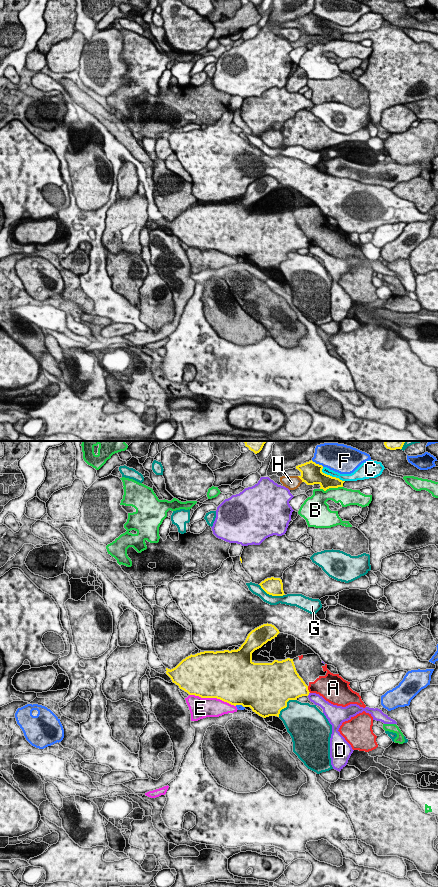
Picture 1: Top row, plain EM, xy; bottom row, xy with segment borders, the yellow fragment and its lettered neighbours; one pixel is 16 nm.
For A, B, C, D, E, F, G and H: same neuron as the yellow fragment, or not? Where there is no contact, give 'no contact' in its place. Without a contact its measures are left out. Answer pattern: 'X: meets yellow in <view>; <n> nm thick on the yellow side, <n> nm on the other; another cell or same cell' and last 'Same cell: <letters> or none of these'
A: meets yellow in xy; 400 nm thick on the yellow side, 280 nm on the other; another cell
B: meets yellow in xy; 220 nm thick on the yellow side, 260 nm on the other; another cell
C: meets yellow in xy; 240 nm thick on the yellow side, 130 nm on the other; another cell
D: meets yellow in xy; 340 nm thick on the yellow side, 160 nm on the other; another cell
E: meets yellow in xy; 500 nm thick on the yellow side, 320 nm on the other; another cell
F: meets yellow in xy; 360 nm thick on the yellow side, 320 nm on the other; another cell
G: meets yellow in xy; 280 nm thick on the yellow side, 160 nm on the other; another cell
H: meets yellow in xy; 360 nm thick on the yellow side, 220 nm on the other; another cell
Same cell: none of these

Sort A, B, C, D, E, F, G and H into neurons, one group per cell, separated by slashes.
A / B / C / D / E / F / G / H

